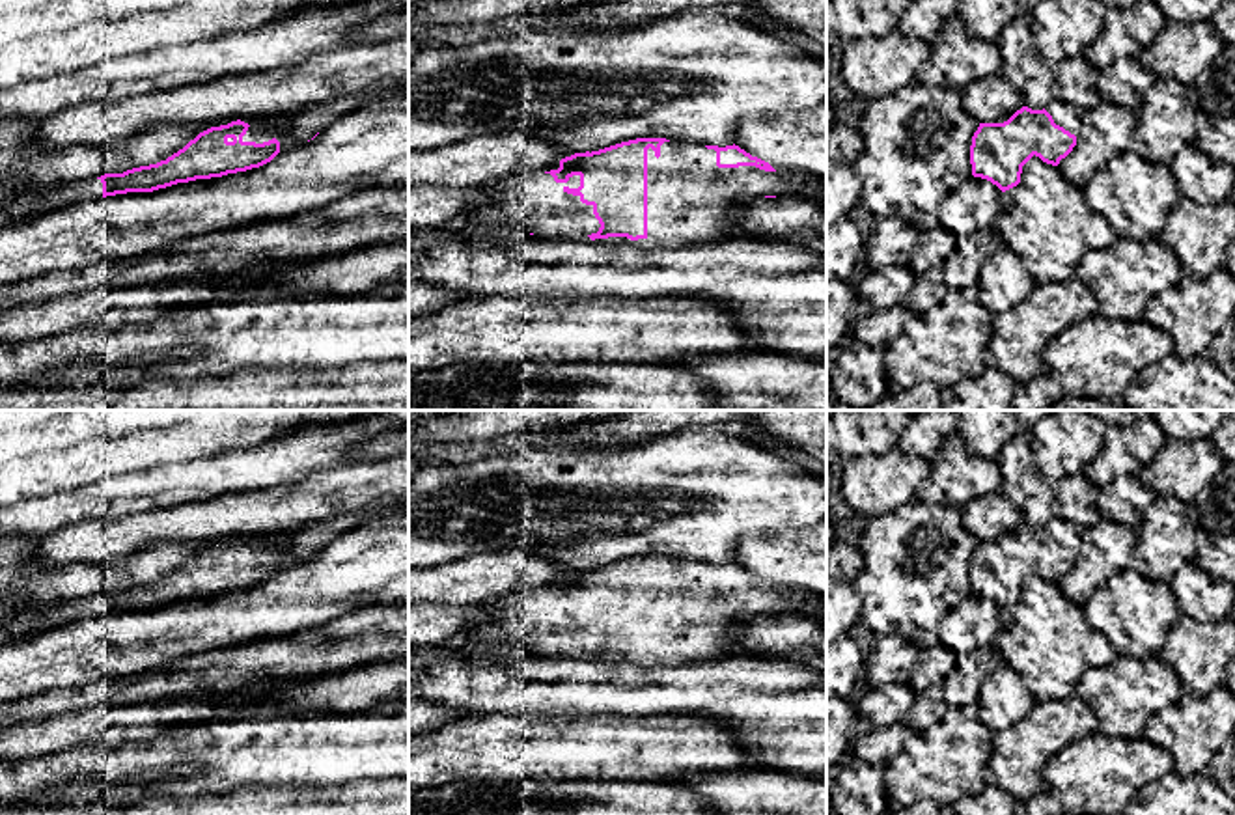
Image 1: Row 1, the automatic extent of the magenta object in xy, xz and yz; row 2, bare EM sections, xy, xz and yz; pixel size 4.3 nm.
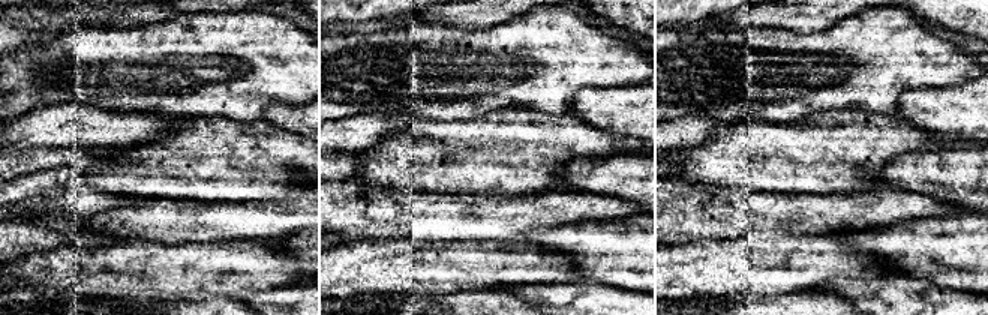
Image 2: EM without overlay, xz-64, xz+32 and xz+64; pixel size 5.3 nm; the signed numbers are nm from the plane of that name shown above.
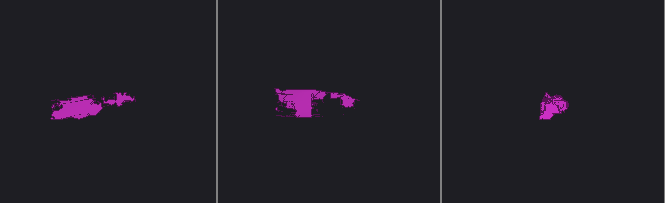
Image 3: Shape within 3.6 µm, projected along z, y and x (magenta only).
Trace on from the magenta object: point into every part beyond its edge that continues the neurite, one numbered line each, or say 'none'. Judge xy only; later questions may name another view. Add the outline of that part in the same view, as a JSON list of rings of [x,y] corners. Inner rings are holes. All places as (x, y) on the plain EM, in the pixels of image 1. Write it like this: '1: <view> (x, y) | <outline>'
1: xy (260, 549) | [[[257,537],[254,543],[248,545],[246,552],[243,554],[243,559],[263,561],[272,556],[280,559],[280,569],[302,561],[302,559],[289,559],[282,545],[269,545],[263,537]]]
2: xy (32, 621) | [[[84,597],[63,602],[52,610],[26,610],[11,621],[11,630],[19,636],[39,634],[67,621],[103,615],[101,597]]]

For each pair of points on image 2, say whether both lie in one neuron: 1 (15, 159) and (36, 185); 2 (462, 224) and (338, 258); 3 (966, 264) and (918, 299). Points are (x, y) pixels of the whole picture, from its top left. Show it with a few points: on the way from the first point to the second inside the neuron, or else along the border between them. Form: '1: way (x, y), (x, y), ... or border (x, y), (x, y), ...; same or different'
1: border (62, 167), (39, 170), (15, 179); different
2: border (407, 236), (446, 242); different
3: border (906, 276), (972, 293); different

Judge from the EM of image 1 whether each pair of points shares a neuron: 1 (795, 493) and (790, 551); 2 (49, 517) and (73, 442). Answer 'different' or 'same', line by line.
1: different
2: different

